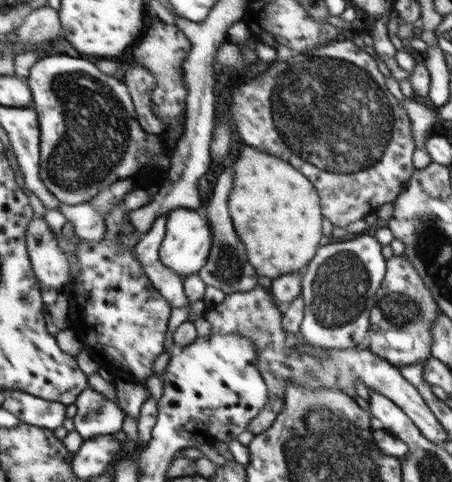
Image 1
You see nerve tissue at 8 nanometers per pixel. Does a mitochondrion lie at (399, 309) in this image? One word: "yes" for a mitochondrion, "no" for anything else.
yes

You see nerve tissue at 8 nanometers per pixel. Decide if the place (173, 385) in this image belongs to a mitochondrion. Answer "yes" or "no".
no

